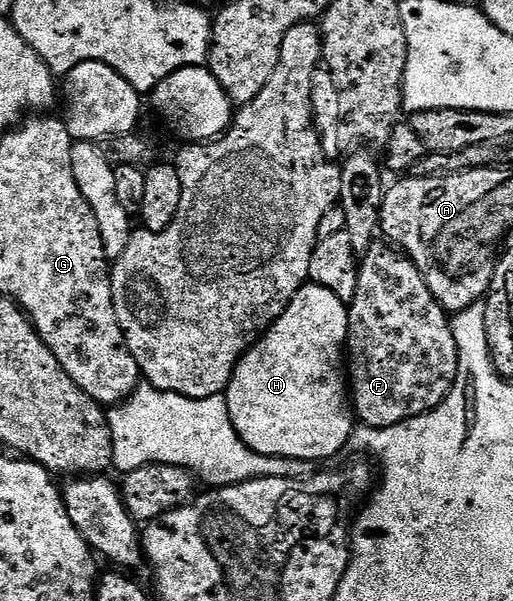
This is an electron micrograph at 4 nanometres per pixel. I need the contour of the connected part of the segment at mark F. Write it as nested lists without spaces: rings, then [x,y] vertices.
[[[374,240],[360,259],[355,296],[347,309],[347,382],[351,387],[352,409],[364,425],[391,428],[431,412],[449,395],[459,368],[451,318],[433,299],[431,288],[427,288],[419,268],[410,258],[384,241]]]

